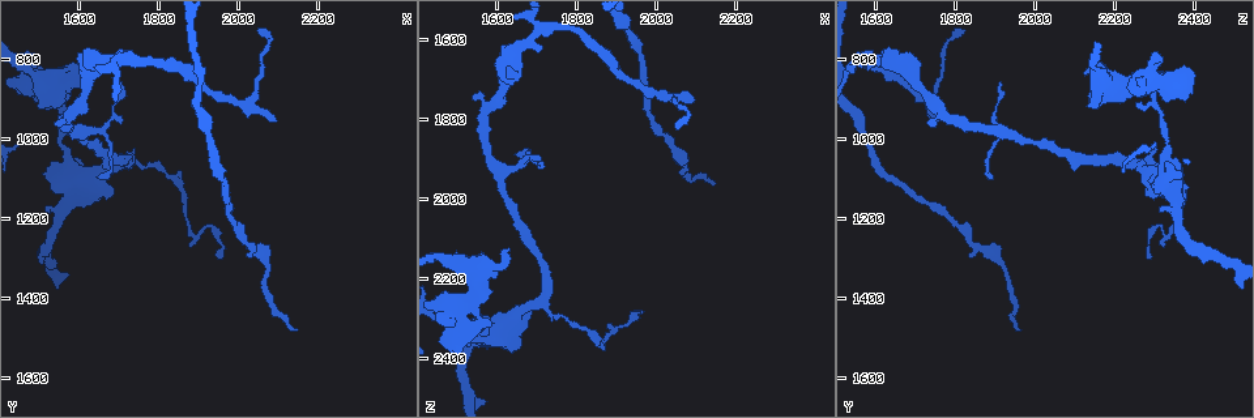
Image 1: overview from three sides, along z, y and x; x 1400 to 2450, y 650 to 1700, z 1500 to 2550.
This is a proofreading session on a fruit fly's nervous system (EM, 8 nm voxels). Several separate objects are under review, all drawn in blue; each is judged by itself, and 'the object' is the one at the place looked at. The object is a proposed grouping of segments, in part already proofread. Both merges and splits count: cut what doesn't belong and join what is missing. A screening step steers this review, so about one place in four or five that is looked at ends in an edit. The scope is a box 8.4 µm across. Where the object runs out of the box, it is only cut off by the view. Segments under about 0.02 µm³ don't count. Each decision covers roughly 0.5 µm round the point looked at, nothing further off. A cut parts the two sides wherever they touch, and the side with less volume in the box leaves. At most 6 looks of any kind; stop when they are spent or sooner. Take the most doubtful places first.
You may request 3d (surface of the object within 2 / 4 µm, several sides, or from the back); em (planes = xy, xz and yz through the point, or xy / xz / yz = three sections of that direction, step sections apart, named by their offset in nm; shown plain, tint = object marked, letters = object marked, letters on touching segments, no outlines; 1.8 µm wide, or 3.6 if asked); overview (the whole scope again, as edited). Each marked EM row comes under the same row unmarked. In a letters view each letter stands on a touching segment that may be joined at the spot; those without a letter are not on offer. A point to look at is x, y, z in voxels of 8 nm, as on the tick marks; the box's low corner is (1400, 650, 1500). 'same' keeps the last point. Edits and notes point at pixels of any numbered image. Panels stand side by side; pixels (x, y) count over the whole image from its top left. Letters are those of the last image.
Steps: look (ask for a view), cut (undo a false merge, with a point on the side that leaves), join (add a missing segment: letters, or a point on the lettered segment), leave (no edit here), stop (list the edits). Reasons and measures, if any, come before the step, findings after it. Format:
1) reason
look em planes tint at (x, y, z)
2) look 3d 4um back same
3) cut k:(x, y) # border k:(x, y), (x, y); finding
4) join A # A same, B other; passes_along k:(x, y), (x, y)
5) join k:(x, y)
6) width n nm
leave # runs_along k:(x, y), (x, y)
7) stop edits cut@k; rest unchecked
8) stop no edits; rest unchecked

end of a long branch
look 3d 2um at (2145, 1475, 1960)

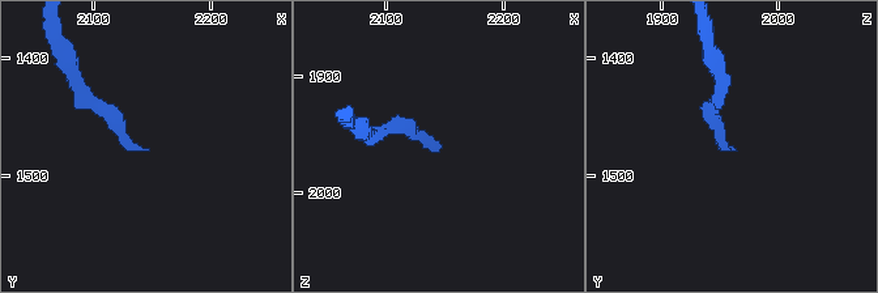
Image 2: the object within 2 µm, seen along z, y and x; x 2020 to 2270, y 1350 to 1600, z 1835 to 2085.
look em xy step 4 letters at (2148, 1480, 1958)

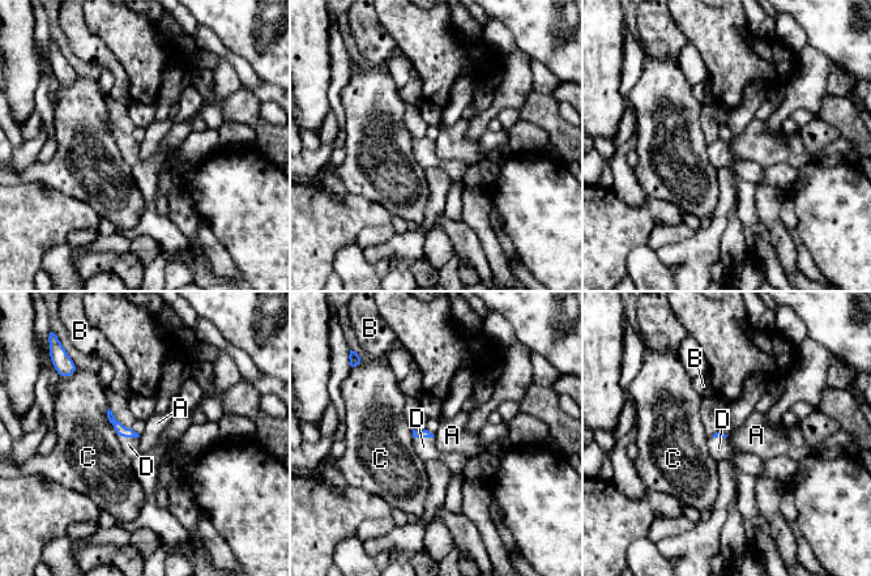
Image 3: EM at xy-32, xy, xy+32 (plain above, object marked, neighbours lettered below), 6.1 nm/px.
join D # A other, B other, C other, D same; the cell continues

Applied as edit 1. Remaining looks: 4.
look overview

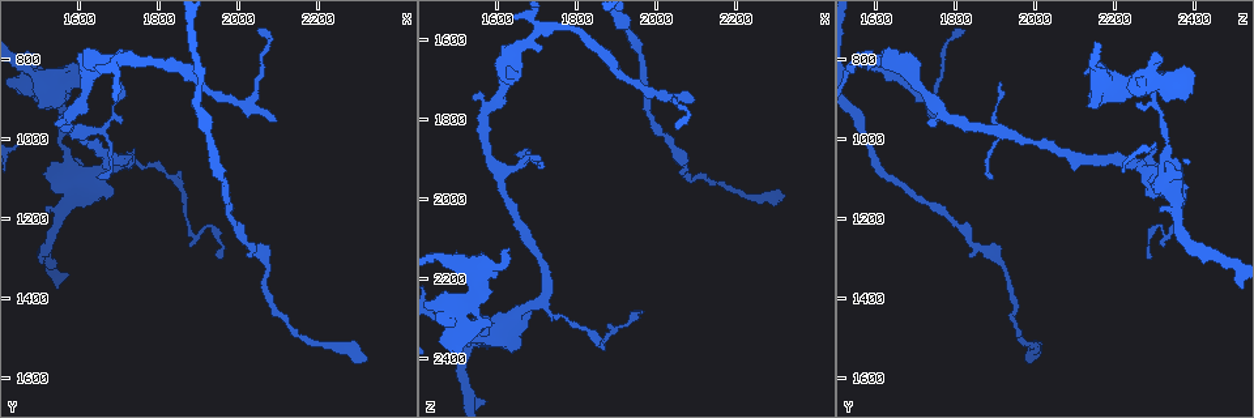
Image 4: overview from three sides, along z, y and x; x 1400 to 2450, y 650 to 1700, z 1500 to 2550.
looks like a crossing
look 3d 4um at (1610, 1105, 2310)

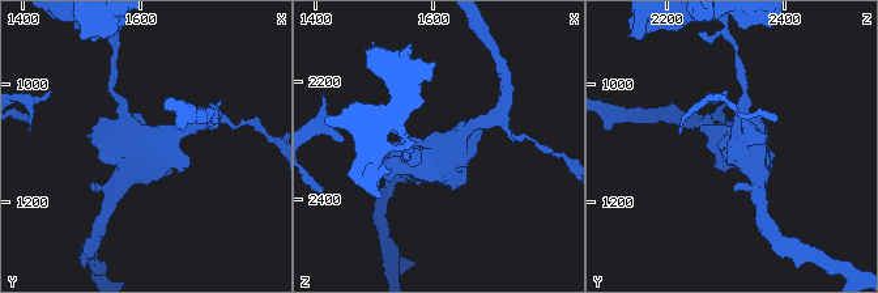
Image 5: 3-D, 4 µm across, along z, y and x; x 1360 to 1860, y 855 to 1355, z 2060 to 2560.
look em yz step 4 tint at (1605, 1095, 2310)

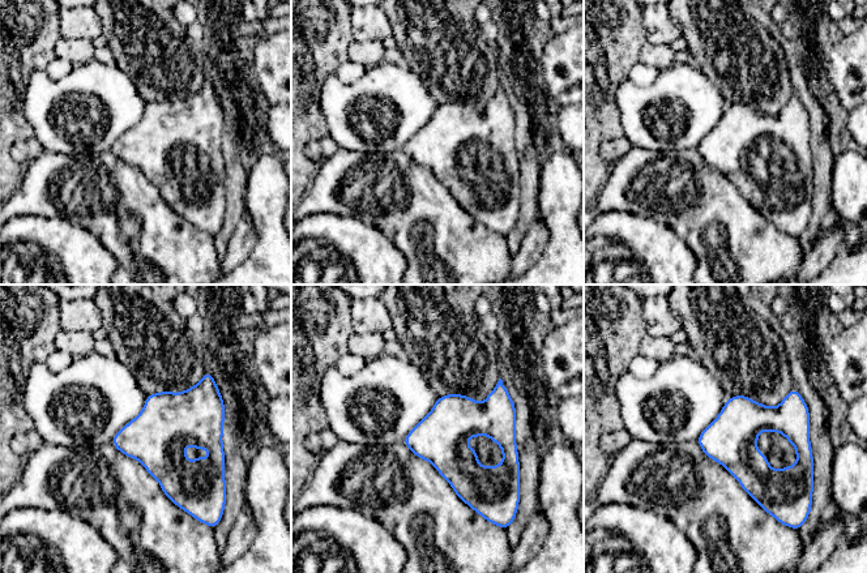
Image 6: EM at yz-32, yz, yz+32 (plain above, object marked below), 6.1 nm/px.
cut it another way
look em planes letters same

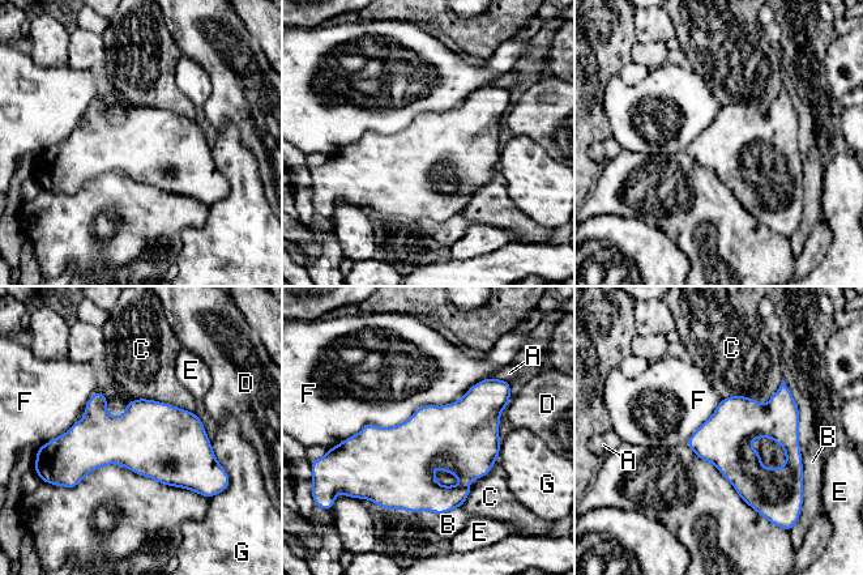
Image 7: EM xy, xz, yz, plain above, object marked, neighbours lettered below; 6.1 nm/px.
leave # A other, B other, C other, D other, E other, F other, G other; border 7:(491, 377), (338, 444); continuous, no second cell

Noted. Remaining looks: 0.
stop edits join@3; rest unchecked

